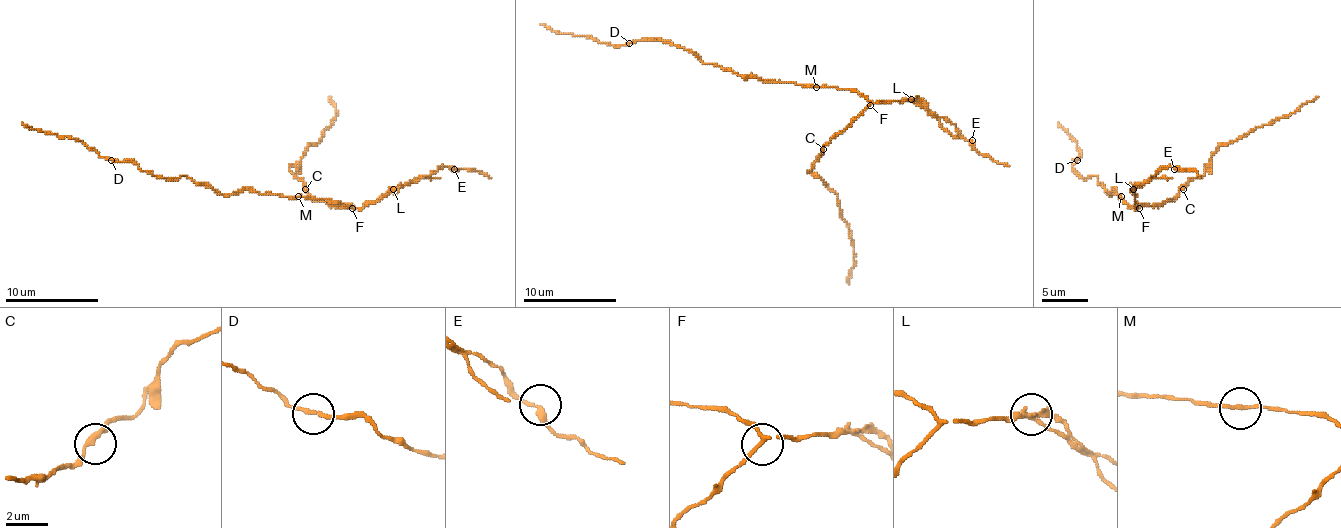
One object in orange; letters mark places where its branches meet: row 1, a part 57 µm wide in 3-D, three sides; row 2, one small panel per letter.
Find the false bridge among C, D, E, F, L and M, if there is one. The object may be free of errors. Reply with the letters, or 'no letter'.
L

